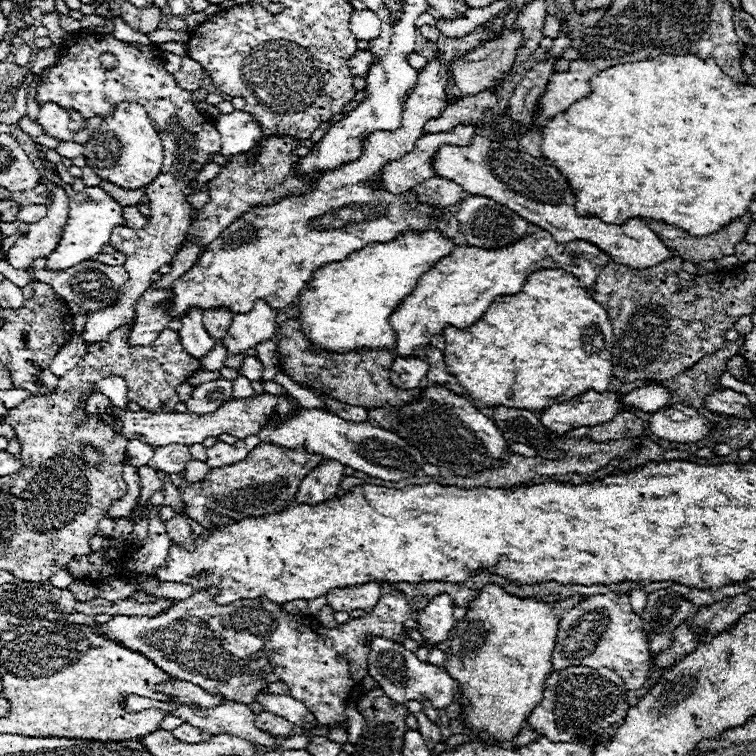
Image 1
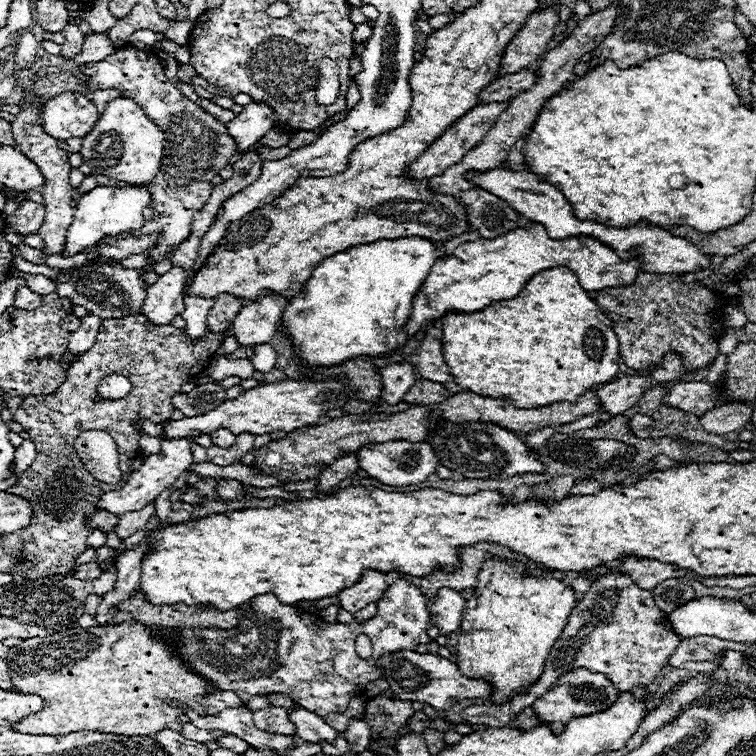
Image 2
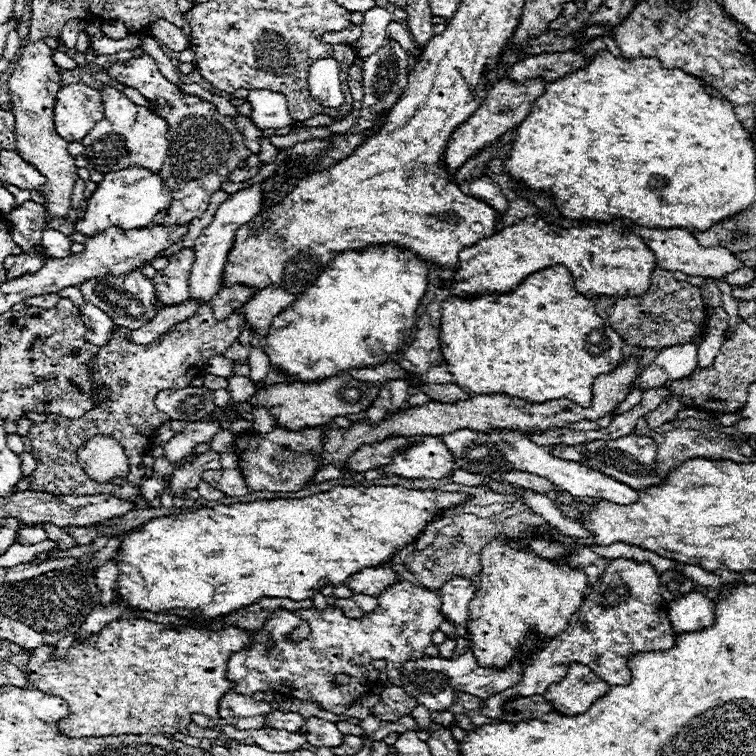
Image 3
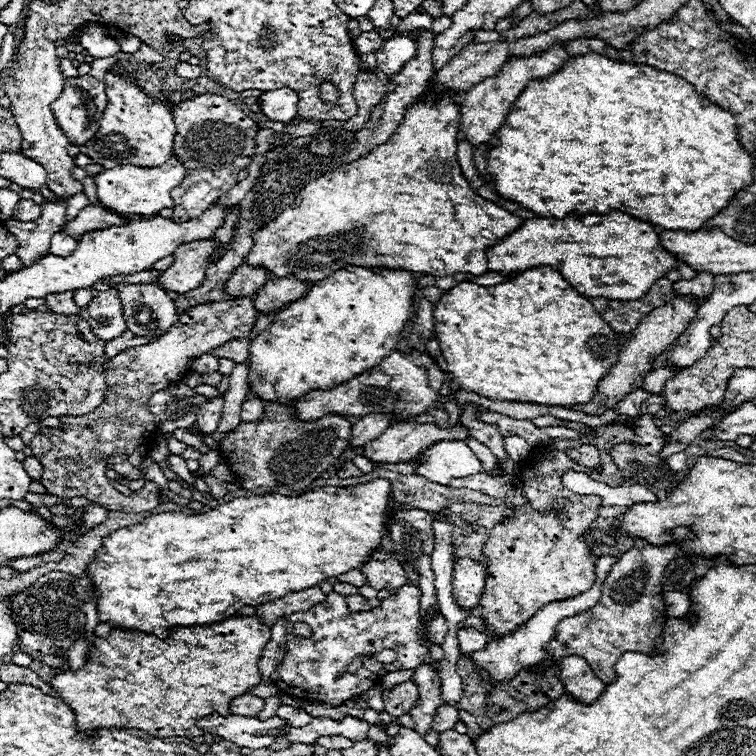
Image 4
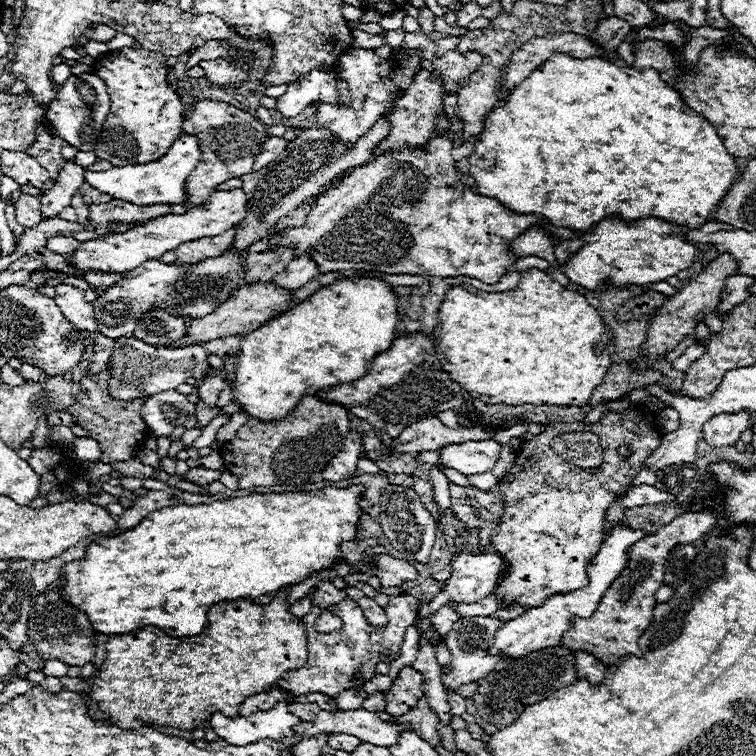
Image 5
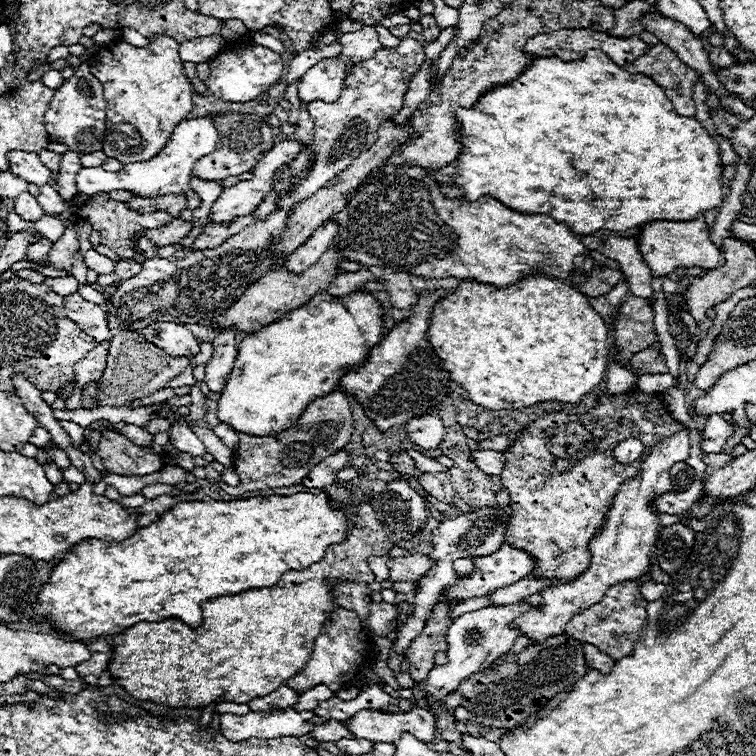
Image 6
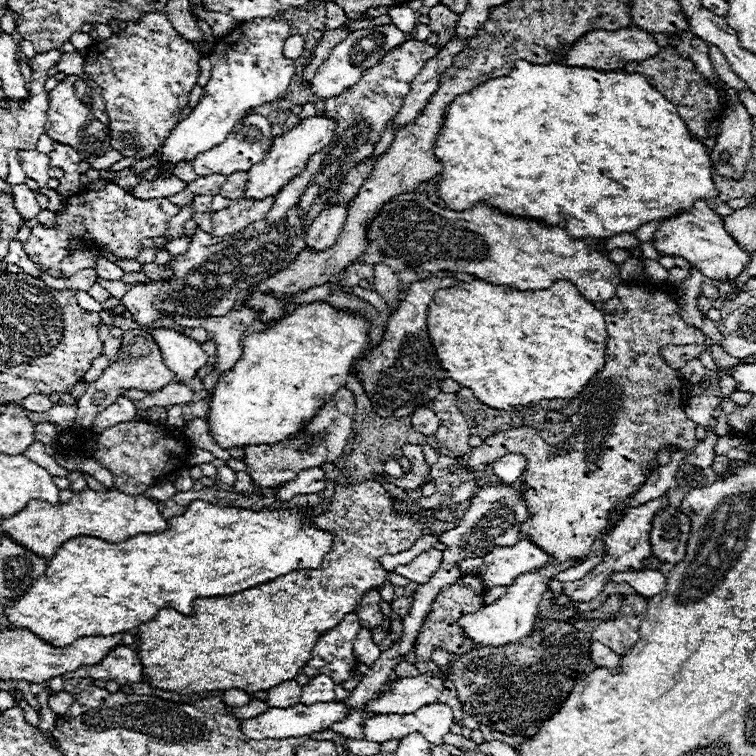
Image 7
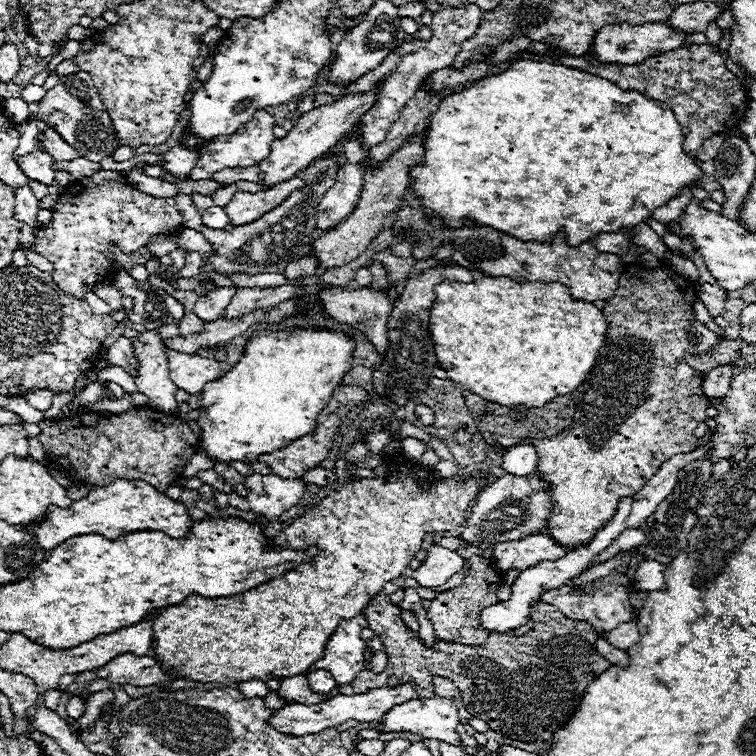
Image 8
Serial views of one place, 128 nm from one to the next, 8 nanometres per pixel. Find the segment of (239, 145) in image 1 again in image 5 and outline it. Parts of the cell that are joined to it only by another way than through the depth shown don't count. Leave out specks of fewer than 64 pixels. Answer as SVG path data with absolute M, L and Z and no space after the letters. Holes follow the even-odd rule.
M316 68L304 74L302 80L288 86L286 94L278 98L276 110L282 112L282 116L296 116L312 102L334 104L338 102L338 98L340 92L336 84L336 74Z

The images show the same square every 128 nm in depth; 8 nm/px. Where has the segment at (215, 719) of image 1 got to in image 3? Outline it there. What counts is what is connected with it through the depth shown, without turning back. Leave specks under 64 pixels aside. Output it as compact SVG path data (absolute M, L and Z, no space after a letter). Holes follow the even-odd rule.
M218 726L216 730L226 732L226 736L234 738L234 740L252 738L258 746L262 746L264 750L272 750L272 752L292 752L292 750L300 750L308 742L306 740L306 734L288 732L288 730L274 730L274 728L236 730L232 726Z

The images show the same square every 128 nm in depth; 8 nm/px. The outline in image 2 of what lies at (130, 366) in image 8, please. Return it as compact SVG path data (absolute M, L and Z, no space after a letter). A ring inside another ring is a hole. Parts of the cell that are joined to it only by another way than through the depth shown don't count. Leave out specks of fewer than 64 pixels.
M22 286L18 292L16 292L16 298L14 298L14 308L20 308L20 310L34 310L38 306L42 306L44 300L40 294L34 294L28 286Z

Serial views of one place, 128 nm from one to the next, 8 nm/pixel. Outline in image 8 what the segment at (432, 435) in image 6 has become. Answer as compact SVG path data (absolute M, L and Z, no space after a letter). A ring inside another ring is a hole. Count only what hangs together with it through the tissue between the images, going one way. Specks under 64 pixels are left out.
M418 404L418 406L416 406L416 418L418 418L418 422L424 424L424 426L434 424L434 412L432 412L428 406L424 406L424 404Z

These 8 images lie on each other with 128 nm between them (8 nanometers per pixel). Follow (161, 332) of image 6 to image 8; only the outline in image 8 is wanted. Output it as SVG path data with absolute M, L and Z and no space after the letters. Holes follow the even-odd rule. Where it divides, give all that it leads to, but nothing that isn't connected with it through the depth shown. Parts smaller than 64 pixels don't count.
M168 350L166 356L172 382L188 394L200 394L206 382L220 378L220 364L216 360L202 358L200 354L180 354L174 350Z

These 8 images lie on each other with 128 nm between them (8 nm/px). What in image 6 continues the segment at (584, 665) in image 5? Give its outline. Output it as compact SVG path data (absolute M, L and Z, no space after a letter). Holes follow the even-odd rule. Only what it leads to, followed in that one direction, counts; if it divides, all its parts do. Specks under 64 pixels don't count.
M584 644L584 658L586 658L586 662L588 662L590 668L600 670L602 674L610 674L612 668L614 668L614 664L616 664L614 658L610 658L608 654L596 650L596 646L592 646L592 644Z

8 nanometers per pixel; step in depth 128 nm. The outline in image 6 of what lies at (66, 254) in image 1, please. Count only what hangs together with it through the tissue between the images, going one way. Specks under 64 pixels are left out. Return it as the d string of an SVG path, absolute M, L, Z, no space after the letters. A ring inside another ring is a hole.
M202 116L202 118L192 118L180 122L176 130L172 132L172 138L168 140L168 146L160 150L154 158L148 162L134 162L126 164L120 172L106 172L104 168L82 168L76 174L76 184L78 184L78 194L96 194L96 192L112 192L112 190L128 190L134 192L136 196L166 196L166 194L178 194L184 192L188 200L188 208L196 210L200 206L200 196L192 192L190 188L190 174L194 168L194 162L200 160L202 156L210 154L216 150L218 144L218 130L214 124L214 116Z

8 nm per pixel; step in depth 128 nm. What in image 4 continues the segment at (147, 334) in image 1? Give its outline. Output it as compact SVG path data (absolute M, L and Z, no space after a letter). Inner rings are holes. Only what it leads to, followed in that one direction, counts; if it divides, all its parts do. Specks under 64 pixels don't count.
M204 240L204 242L186 242L184 246L176 248L174 264L158 276L160 286L166 292L186 294L198 288L204 280L204 272L210 264L210 256L220 248L218 240Z

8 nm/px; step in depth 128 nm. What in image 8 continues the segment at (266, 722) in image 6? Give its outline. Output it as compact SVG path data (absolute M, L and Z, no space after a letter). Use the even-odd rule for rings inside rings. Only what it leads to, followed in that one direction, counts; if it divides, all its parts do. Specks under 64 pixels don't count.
M400 684L400 686L382 686L376 690L370 690L366 694L354 694L354 696L346 696L346 694L338 694L328 702L322 704L290 704L284 706L280 710L276 710L272 714L272 718L268 720L272 724L272 728L276 728L282 734L292 734L292 736L304 736L304 734L318 734L326 728L334 728L346 720L358 720L358 722L382 722L384 714L388 714L388 710L392 710L392 706L412 700L416 698L416 692L412 688L412 684Z

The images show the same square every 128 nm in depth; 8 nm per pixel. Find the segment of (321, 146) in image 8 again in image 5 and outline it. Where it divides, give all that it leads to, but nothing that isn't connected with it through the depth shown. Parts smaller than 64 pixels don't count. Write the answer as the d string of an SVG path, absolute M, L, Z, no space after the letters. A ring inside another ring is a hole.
M242 188L228 190L228 192L220 190L220 192L214 192L212 198L208 198L206 206L190 208L186 214L168 214L164 218L154 218L152 222L146 222L142 226L134 226L122 234L106 234L98 240L82 242L78 252L70 256L70 262L80 270L130 272L146 260L154 260L154 258L160 258L168 250L176 250L184 242L198 240L204 236L212 238L216 234L222 234L230 226L244 220L246 204L248 204L248 198Z

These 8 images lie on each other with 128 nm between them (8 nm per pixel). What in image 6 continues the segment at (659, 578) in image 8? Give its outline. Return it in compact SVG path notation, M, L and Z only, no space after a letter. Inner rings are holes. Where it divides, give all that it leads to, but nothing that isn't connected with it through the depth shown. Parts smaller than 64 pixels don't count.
M650 580L650 582L642 582L642 584L640 584L640 590L642 590L642 596L644 596L648 602L652 602L652 600L662 598L662 594L664 594L664 590L666 590L666 584L656 582L656 580Z

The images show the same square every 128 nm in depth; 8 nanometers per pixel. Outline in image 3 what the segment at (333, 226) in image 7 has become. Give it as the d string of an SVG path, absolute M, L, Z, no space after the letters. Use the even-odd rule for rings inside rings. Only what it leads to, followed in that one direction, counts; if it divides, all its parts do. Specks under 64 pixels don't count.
M266 286L262 290L258 290L244 306L242 312L248 320L248 324L260 334L266 336L270 322L274 316L278 316L284 308L288 308L288 304L292 304L296 300L294 294L278 288L278 286Z

